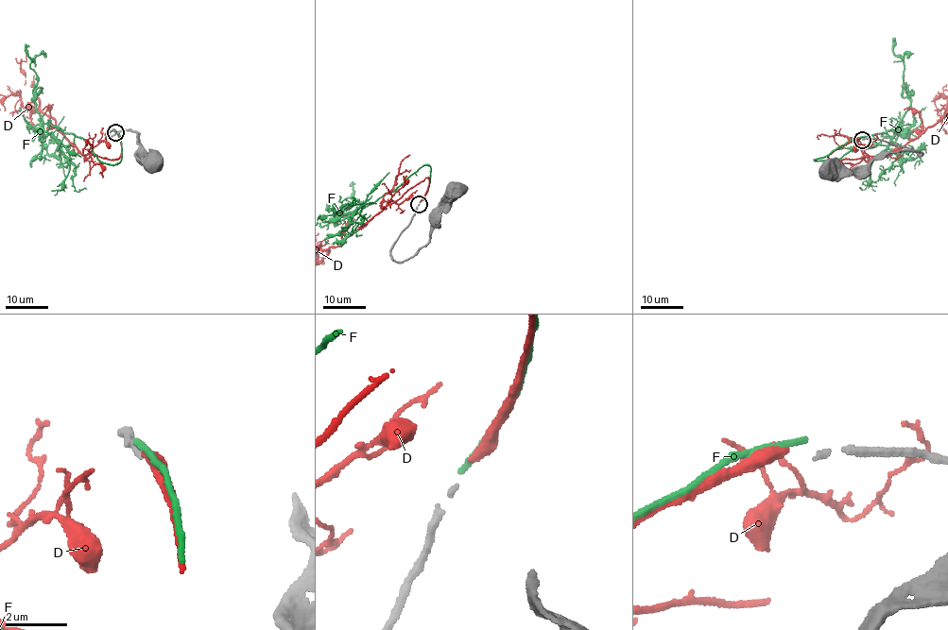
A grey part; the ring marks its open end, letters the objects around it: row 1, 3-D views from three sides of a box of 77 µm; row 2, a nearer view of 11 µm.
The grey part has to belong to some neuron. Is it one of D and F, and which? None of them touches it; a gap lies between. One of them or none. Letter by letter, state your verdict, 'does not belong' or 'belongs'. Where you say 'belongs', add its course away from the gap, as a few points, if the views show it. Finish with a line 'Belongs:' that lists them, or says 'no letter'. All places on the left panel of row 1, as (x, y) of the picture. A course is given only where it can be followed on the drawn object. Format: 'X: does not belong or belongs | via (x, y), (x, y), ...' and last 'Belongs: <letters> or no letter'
D: does not belong
F: does not belong
Belongs: no letter

